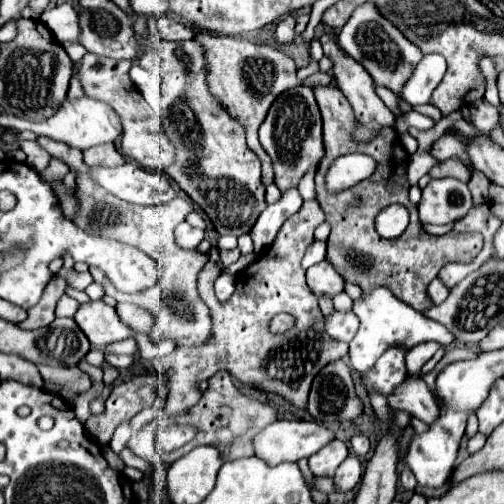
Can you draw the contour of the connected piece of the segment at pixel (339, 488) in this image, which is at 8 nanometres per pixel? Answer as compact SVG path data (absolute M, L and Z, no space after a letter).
M349 456L335 472L333 476L333 484L335 484L335 492L343 492L343 486L351 486L351 482L359 482L363 474L363 468L361 468L361 462L357 456Z

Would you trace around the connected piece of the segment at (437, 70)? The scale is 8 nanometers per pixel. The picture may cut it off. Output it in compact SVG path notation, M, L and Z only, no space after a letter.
M439 54L423 56L419 66L413 68L411 78L405 82L405 86L401 90L401 98L409 106L427 104L431 100L433 88L437 88L443 74L445 74L445 58L443 56L439 56Z

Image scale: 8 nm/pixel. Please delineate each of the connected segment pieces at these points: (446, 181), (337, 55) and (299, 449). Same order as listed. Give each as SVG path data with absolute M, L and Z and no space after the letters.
M435 178L423 188L419 220L421 224L447 224L463 218L471 206L471 192L465 182L457 178Z
M323 36L321 38L321 46L323 46L323 52L325 56L333 62L333 78L337 82L337 88L351 100L353 104L353 110L355 110L355 116L359 120L359 128L355 132L355 138L357 140L371 140L379 128L383 126L395 126L393 120L395 120L395 114L383 104L383 100L375 94L375 82L373 78L369 76L369 72L357 62L353 60L345 50L339 48L339 44L335 42L333 36Z
M277 420L253 436L253 448L255 448L257 458L265 460L269 466L277 466L281 462L297 462L301 458L309 458L331 440L333 440L333 432L325 426L319 426L317 422Z

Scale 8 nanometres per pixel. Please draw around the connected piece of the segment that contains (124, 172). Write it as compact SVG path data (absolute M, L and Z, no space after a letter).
M125 162L117 168L91 168L91 176L109 194L121 200L133 200L135 204L163 204L175 198L175 190L165 174L141 168L133 162Z

